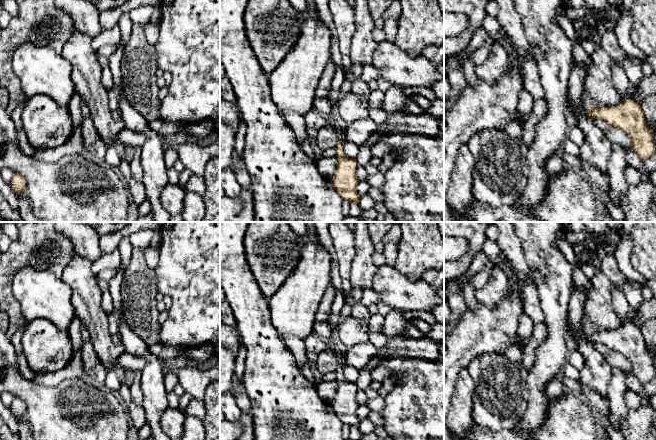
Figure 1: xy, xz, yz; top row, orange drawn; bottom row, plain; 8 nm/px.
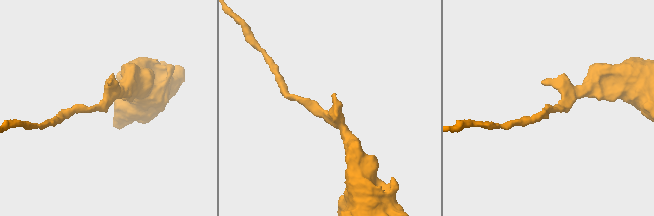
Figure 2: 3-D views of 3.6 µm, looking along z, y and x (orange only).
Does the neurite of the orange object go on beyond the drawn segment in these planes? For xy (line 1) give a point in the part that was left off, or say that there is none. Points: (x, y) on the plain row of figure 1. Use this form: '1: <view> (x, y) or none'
1: none

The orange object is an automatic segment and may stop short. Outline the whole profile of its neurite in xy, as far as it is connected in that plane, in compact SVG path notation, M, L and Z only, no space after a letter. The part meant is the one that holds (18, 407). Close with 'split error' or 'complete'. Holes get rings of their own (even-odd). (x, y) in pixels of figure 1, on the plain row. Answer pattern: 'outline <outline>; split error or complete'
outline M15 397L9 407L11 413L15 417L23 416L26 414L26 403L19 397Z; complete

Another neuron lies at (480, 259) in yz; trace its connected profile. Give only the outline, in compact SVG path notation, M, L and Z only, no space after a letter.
M480 250L474 257L469 266L469 268L465 271L464 276L461 278L461 282L463 284L468 284L473 276L477 274L480 270L482 270L487 263L488 258L486 254Z

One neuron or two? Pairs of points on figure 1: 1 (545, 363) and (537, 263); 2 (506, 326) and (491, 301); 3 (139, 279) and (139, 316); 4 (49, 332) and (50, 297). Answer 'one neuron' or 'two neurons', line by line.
1: one neuron
2: two neurons
3: one neuron
4: two neurons

